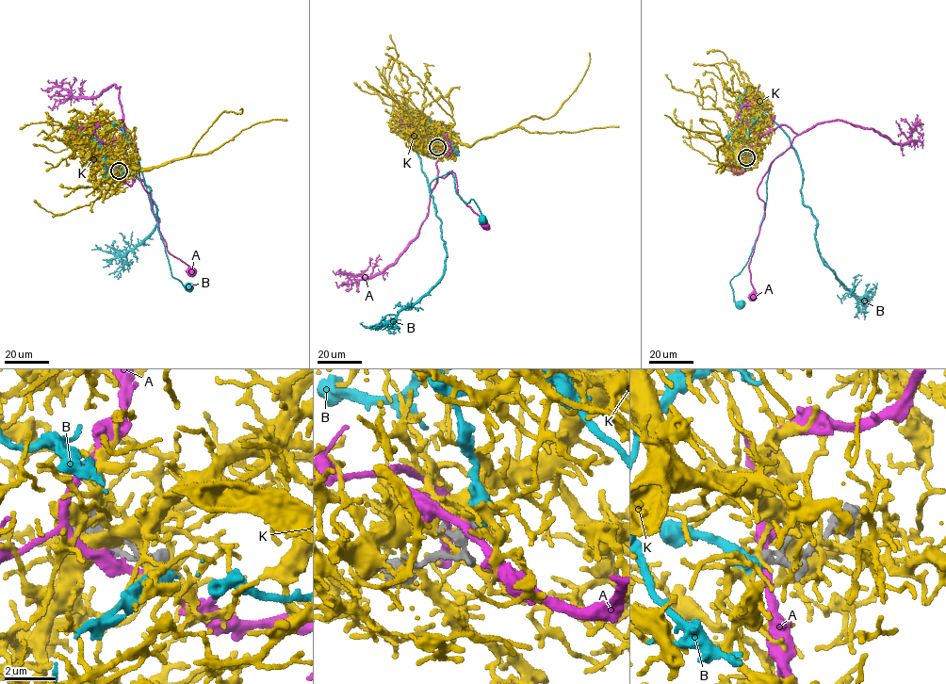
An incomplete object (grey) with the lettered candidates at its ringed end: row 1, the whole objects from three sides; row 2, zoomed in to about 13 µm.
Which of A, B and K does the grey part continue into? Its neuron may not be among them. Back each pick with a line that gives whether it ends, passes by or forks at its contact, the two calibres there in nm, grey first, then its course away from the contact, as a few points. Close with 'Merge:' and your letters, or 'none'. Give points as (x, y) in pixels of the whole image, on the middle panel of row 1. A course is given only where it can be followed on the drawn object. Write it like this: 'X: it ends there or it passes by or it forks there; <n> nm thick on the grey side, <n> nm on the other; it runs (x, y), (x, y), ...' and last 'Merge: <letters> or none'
B: it ends there; 280 nm thick on the grey side, 440 nm on the other; it runs (437, 147), (431, 121), (414, 141), (420, 168), (429, 183), (450, 171), (456, 193), (474, 202), (481, 220)
Merge: B

